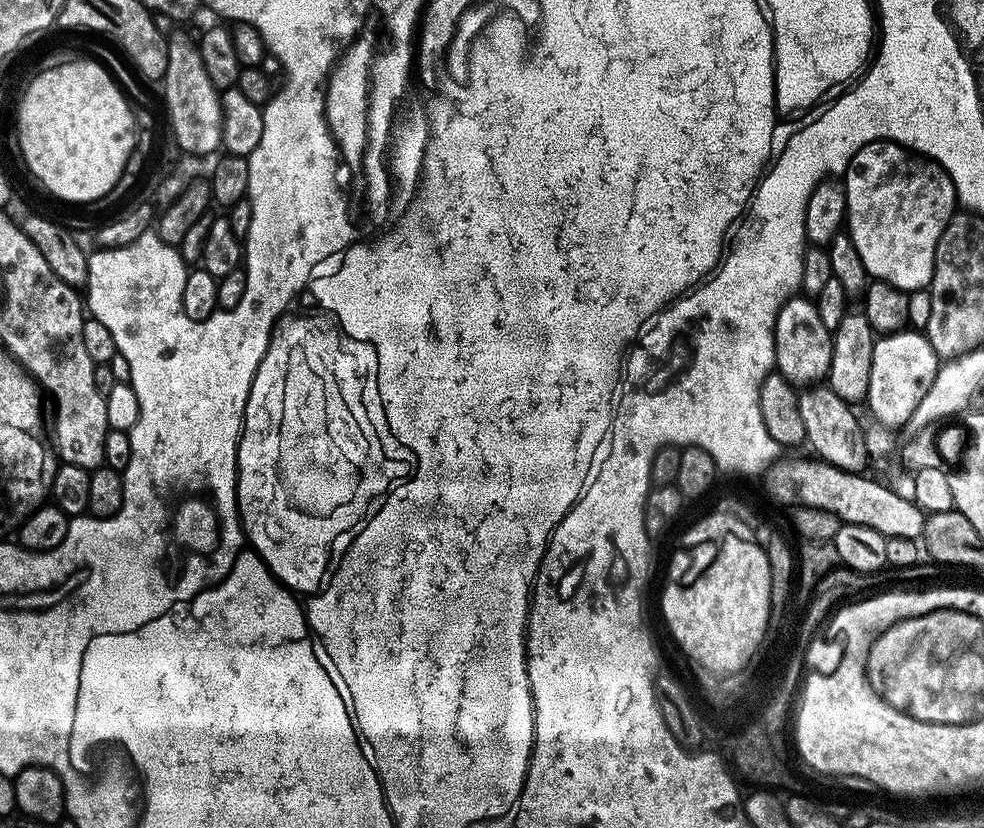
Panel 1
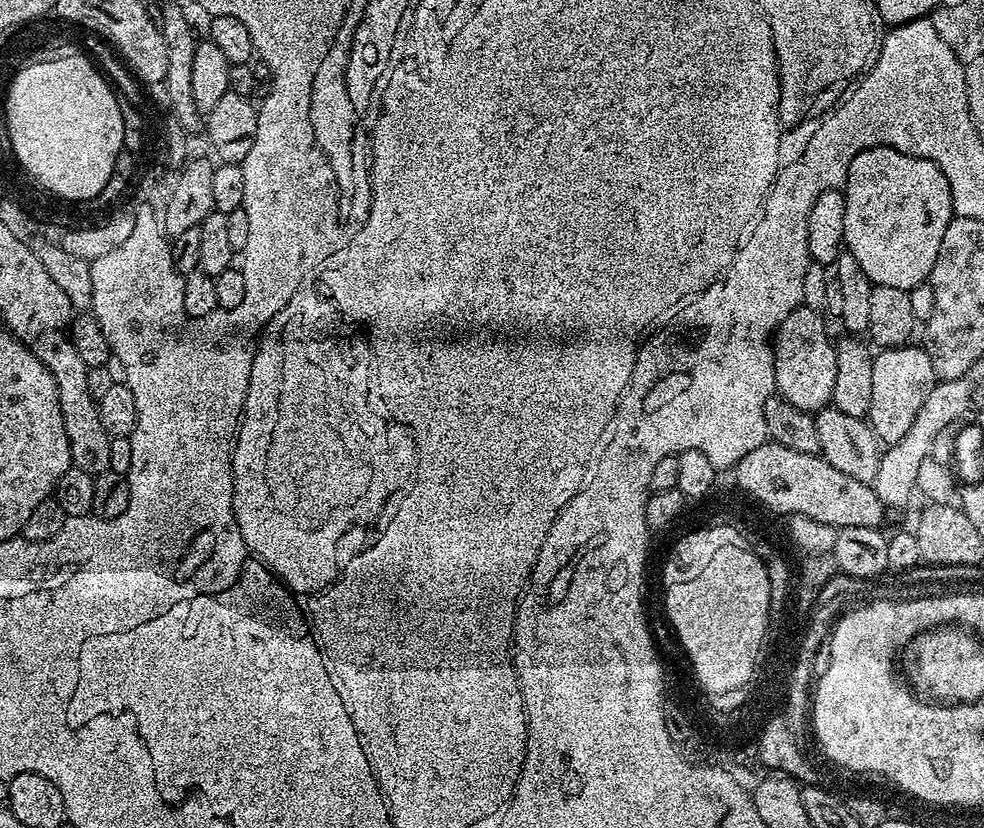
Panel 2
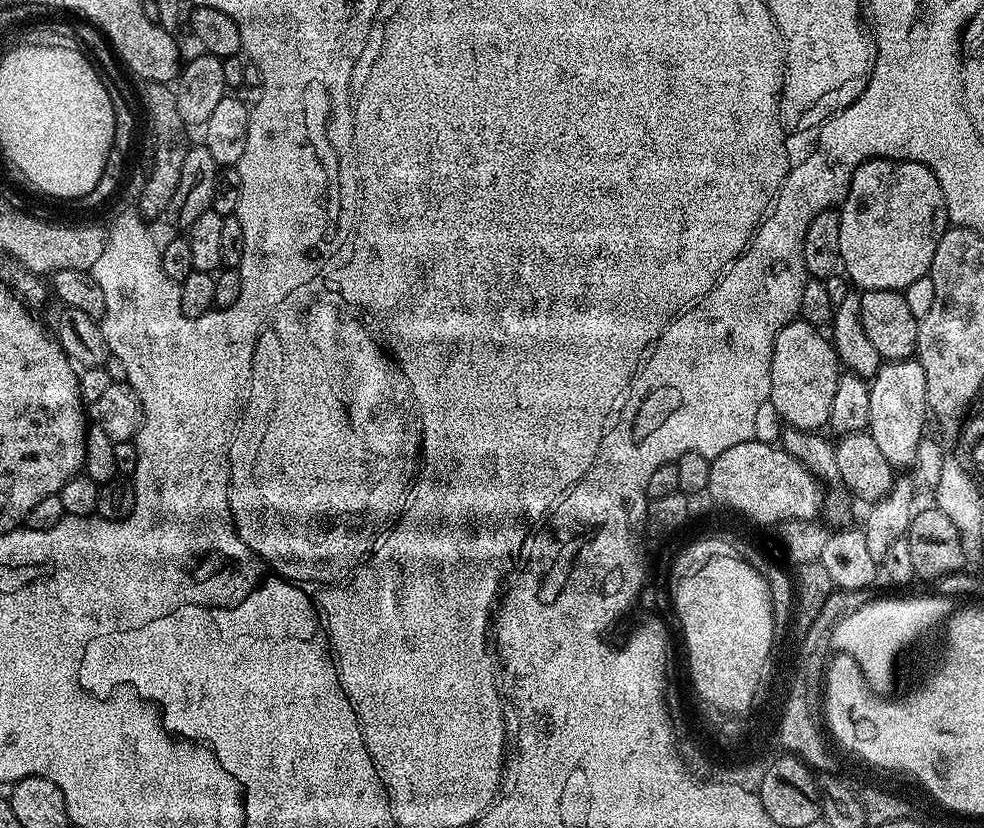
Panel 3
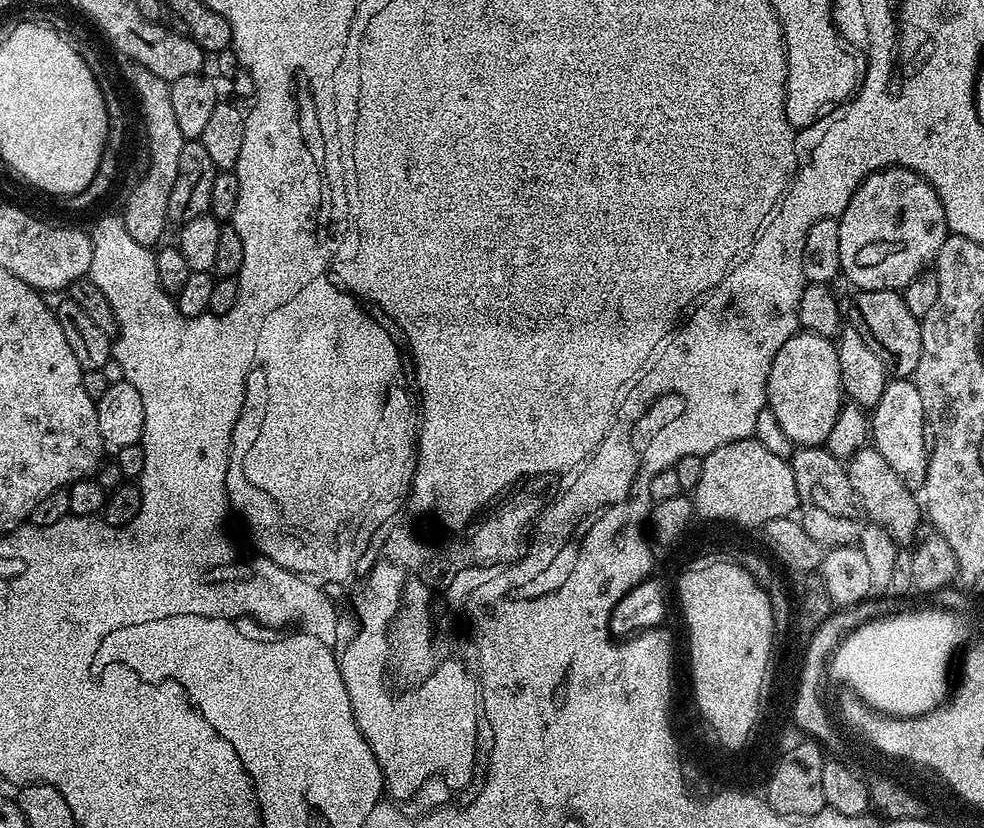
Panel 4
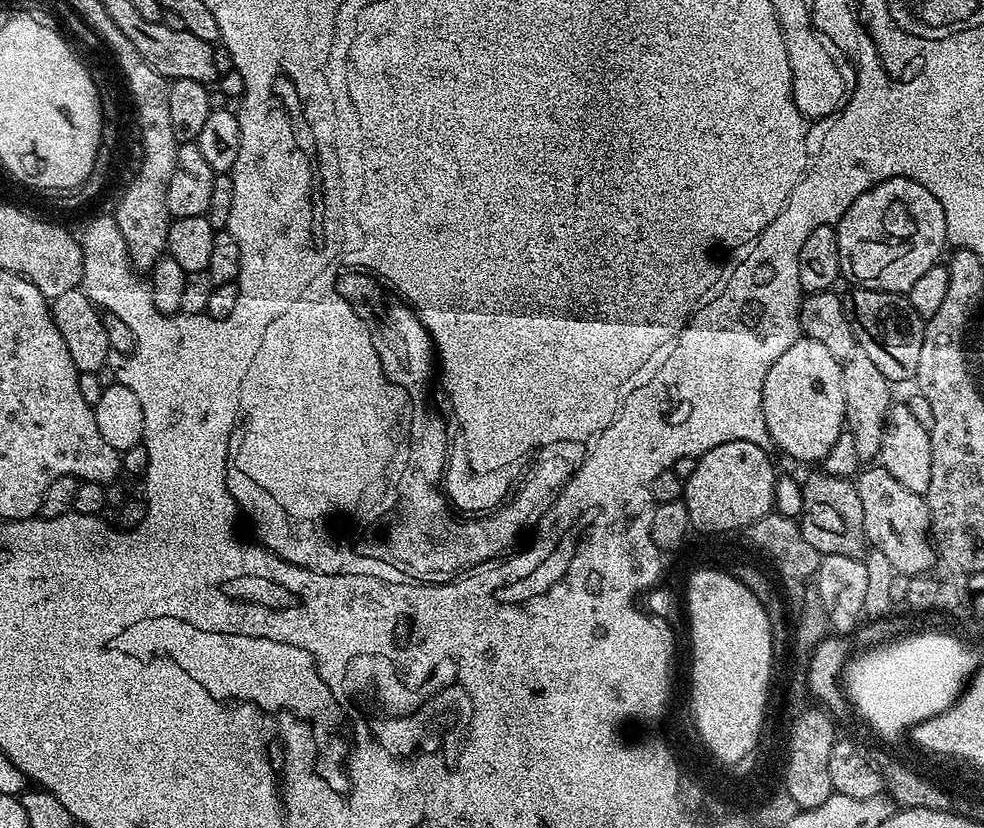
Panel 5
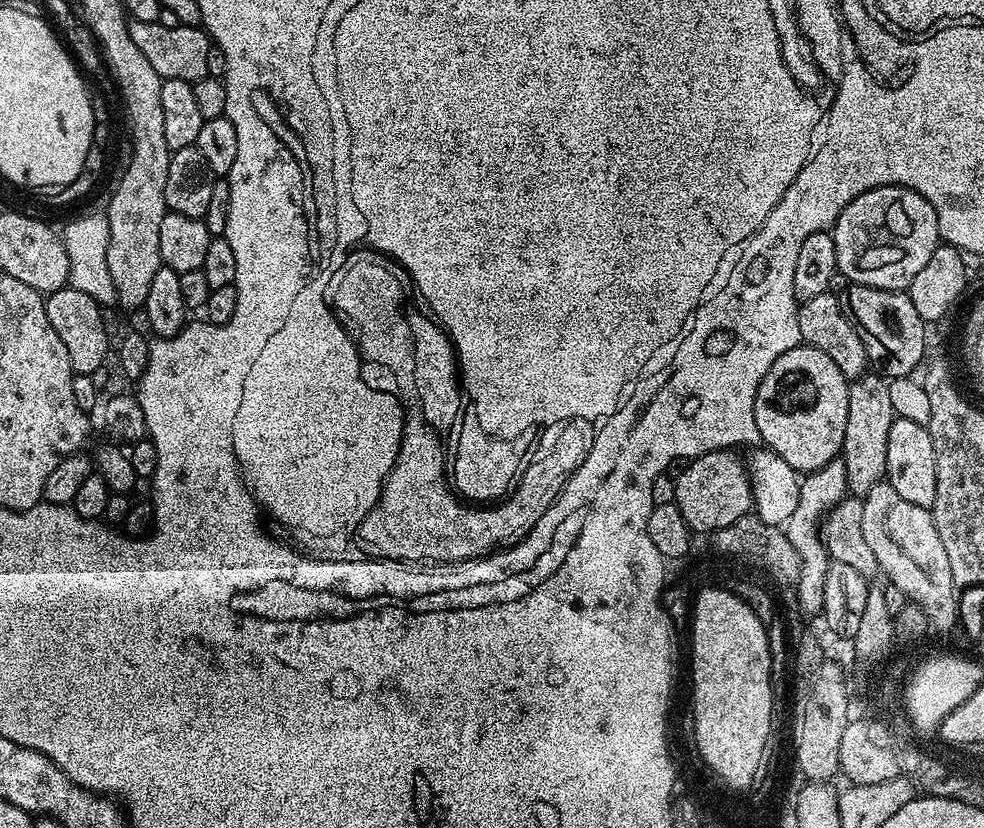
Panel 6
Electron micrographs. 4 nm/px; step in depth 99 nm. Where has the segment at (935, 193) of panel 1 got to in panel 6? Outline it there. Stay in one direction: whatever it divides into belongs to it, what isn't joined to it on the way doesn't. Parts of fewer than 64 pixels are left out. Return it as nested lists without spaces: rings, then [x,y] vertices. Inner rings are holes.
[[[896,184],[875,188],[854,198],[854,202],[842,210],[838,222],[830,231],[834,238],[836,267],[845,281],[895,292],[907,290],[910,282],[914,282],[915,276],[922,271],[922,266],[926,266],[930,254],[934,254],[934,250],[942,243],[934,206],[930,206],[922,194],[909,188],[899,188]]]

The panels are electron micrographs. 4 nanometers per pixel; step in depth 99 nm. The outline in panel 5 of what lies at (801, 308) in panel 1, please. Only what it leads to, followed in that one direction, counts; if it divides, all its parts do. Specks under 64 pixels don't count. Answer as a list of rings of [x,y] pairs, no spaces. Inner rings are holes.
[[[801,338],[770,366],[762,386],[762,414],[773,445],[792,460],[822,462],[830,446],[846,431],[842,398],[842,364],[822,346]]]

